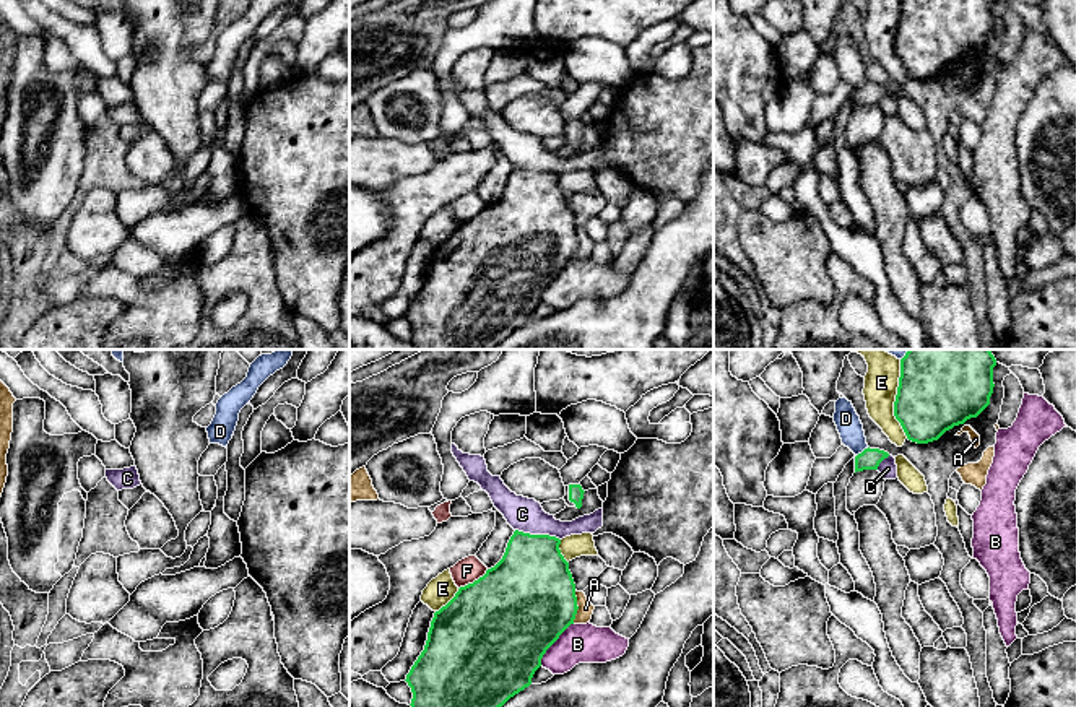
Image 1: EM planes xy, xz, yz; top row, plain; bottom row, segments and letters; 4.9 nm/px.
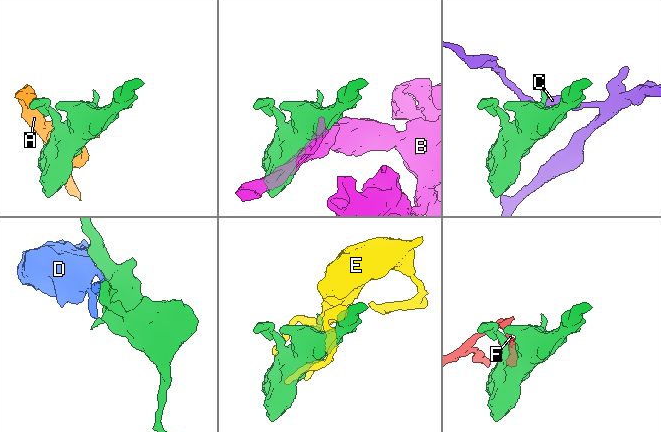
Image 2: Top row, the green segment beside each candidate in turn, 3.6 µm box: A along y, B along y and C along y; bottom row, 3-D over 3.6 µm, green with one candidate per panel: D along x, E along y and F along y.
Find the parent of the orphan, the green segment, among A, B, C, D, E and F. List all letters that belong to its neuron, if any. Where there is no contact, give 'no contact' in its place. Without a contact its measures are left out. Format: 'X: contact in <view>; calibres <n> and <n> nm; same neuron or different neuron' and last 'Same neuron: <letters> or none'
A: contact in xz; calibres 460 and 80 nm; different neuron
B: contact in xz; calibres 480 and 190 nm; different neuron
C: contact in xz; calibres 400 and 170 nm; different neuron
D: contact in yz; calibres 110 and 120 nm; different neuron
E: contact in yz; calibres 360 and 170 nm; different neuron
F: contact in xz; calibres 500 and 120 nm; different neuron
Same neuron: none

